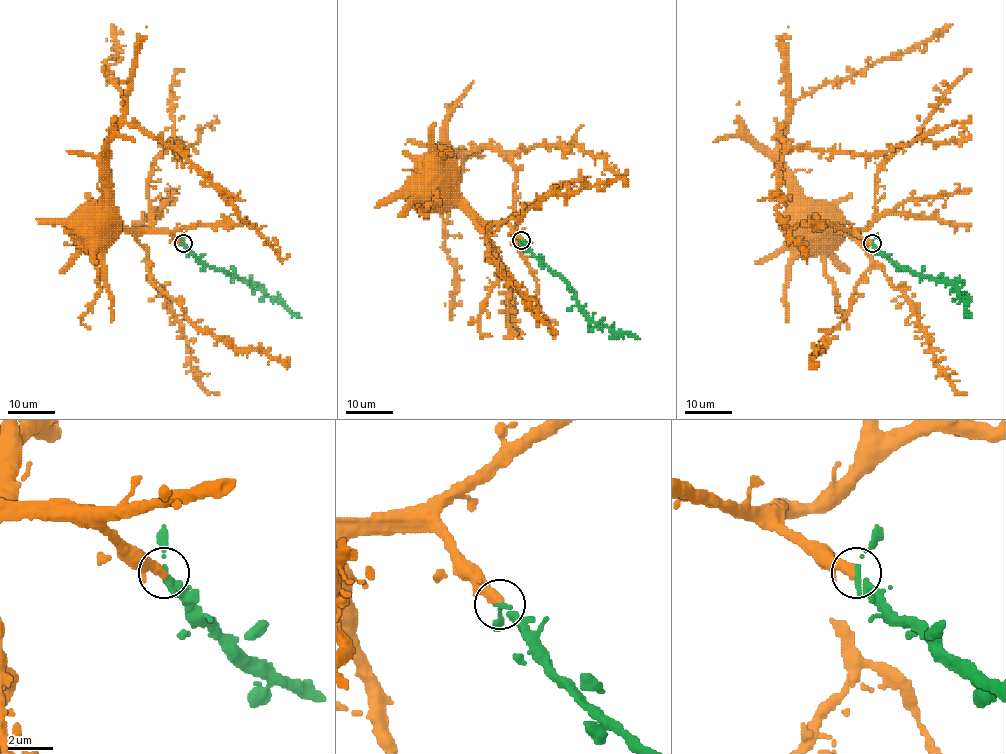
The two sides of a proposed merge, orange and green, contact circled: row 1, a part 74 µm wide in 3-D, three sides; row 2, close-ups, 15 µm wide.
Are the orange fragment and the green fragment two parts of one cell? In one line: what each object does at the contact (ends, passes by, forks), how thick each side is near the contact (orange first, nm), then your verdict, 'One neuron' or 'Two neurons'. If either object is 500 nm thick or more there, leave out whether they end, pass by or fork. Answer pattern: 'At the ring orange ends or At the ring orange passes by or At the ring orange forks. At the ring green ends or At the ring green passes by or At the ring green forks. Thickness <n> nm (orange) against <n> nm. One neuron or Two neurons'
At the ring orange ends. At the ring green passes by. Thickness 420 nm (orange) against 280 nm. One neuron

